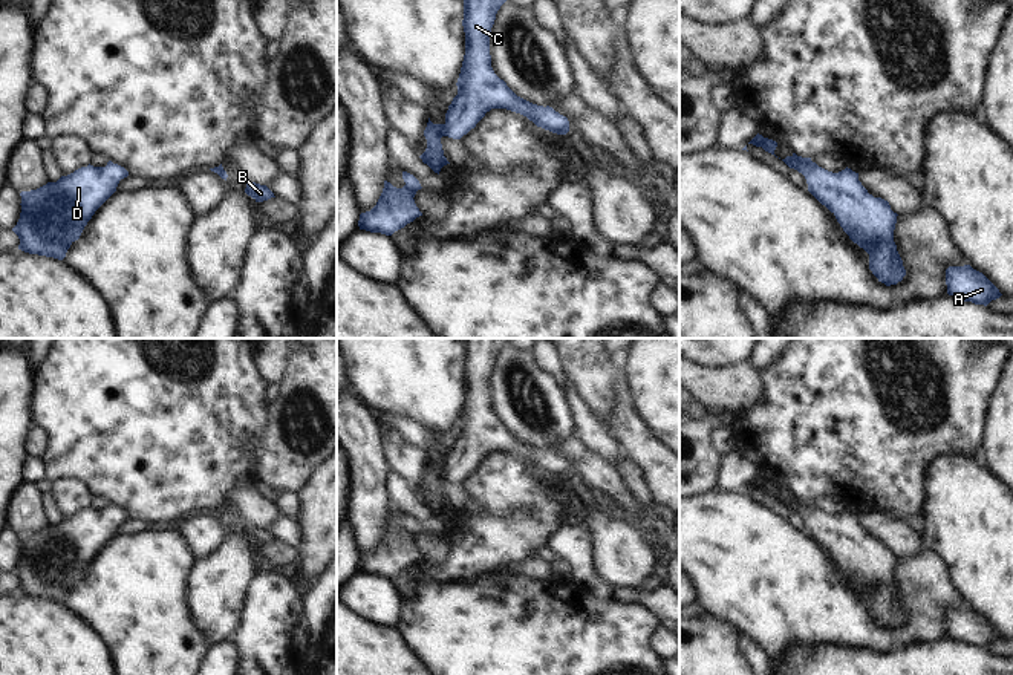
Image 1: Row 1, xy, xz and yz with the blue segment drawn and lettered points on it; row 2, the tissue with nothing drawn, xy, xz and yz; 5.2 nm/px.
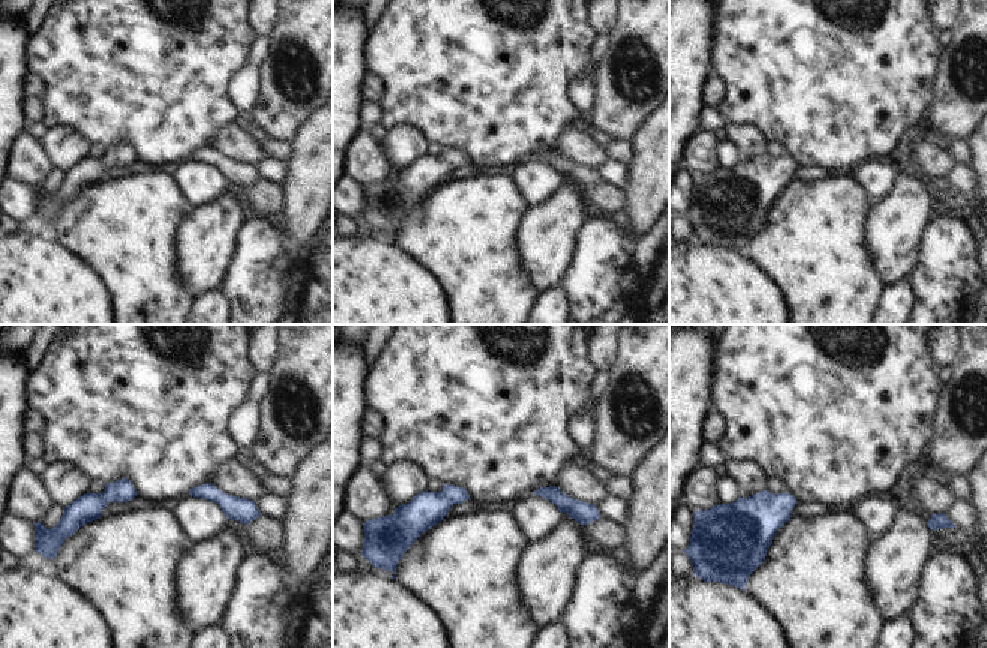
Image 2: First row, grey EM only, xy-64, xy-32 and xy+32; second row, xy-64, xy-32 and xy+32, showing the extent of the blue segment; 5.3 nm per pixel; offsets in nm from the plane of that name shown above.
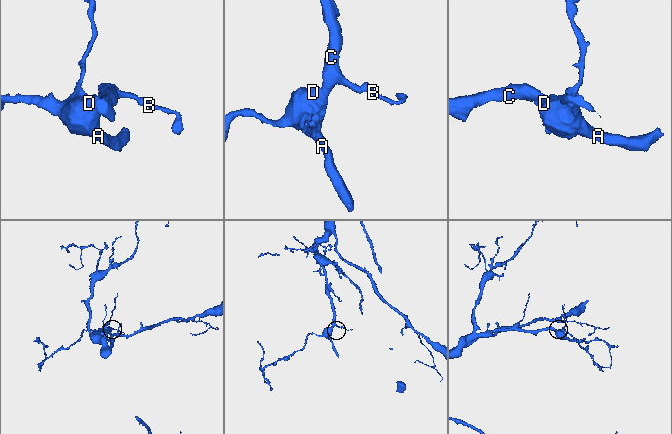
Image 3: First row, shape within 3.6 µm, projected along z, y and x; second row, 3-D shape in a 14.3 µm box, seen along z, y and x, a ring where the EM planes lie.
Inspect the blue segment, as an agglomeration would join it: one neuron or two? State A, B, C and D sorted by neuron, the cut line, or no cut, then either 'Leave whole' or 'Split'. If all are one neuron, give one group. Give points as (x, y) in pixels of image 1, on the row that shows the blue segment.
Groups: A B C D. No split. Leave whole.

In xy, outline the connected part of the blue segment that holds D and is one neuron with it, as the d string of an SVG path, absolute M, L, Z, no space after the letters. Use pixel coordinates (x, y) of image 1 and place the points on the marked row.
M109 161L106 167L89 164L67 176L61 176L57 182L47 182L37 190L21 191L20 219L12 228L20 239L18 249L63 260L95 211L116 191L119 181L127 176L129 171L124 167Z

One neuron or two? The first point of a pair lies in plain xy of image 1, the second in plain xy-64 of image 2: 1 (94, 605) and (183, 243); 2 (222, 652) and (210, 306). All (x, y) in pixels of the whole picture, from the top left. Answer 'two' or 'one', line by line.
1: two
2: one

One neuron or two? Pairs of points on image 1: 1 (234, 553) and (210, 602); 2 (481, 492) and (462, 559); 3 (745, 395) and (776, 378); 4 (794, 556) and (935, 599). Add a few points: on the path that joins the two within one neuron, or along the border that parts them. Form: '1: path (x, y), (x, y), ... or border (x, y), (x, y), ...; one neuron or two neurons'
1: path (233, 565), (216, 590); one neuron
2: path (490, 508), (490, 531), (479, 542); one neuron
3: border (761, 372), (762, 398), (750, 410); two neurons
4: path (828, 591), (872, 635), (902, 634); one neuron

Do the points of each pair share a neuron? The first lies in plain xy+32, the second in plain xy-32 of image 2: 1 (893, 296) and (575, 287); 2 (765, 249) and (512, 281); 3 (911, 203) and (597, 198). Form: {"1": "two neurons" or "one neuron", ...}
{"1": "two neurons", "2": "one neuron", "3": "two neurons"}

